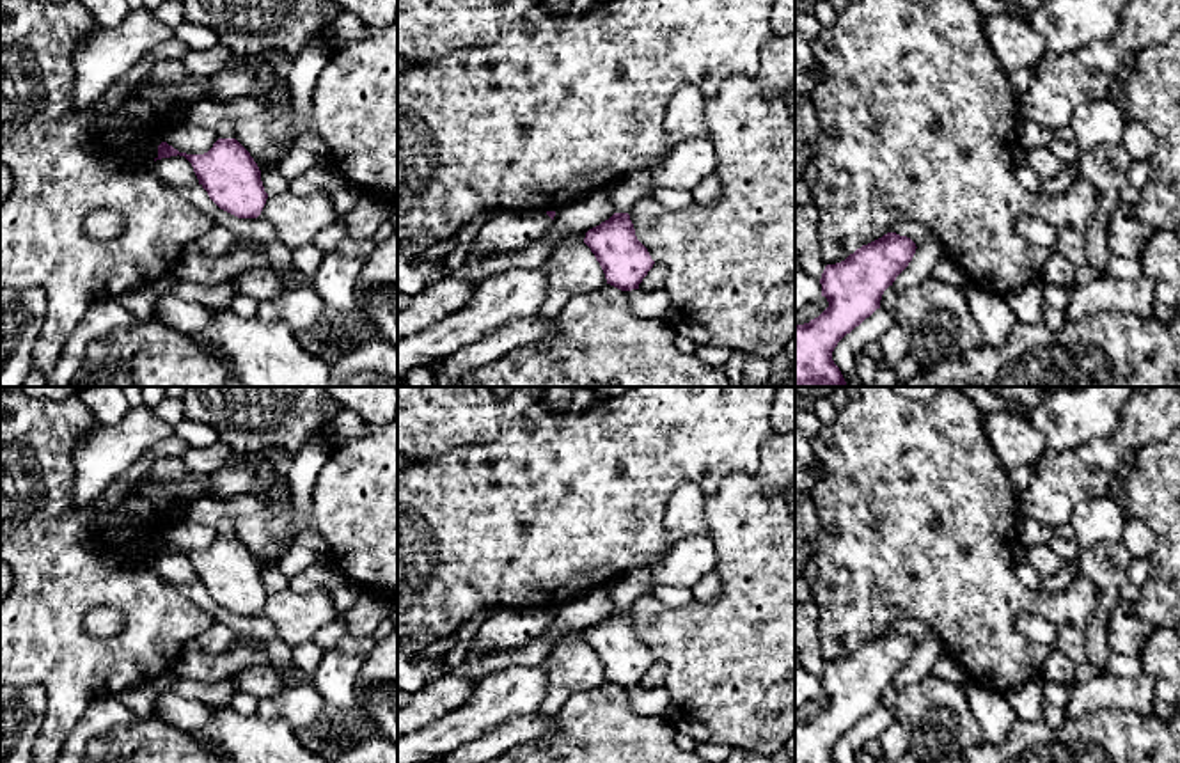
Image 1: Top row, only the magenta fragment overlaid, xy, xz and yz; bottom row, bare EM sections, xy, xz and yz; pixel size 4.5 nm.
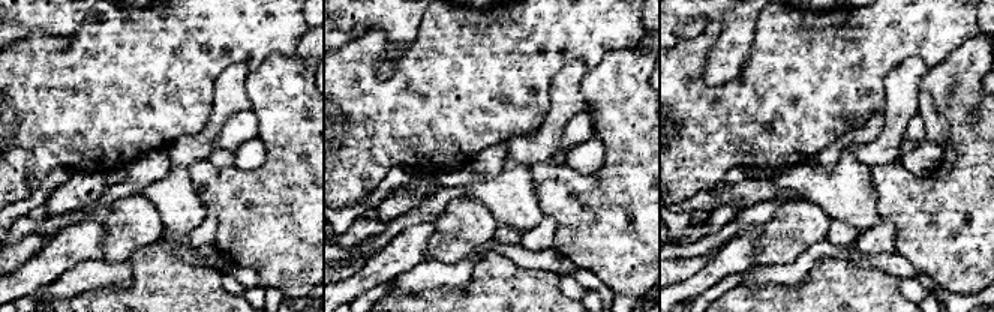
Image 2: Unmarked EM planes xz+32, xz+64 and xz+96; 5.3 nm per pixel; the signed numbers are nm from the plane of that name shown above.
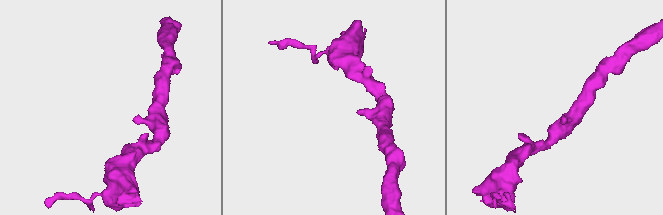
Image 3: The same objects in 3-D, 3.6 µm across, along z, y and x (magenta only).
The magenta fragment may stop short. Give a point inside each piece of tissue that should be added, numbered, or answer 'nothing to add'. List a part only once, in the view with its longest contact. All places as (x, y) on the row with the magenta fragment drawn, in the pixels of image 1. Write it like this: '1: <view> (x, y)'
nothing to add

